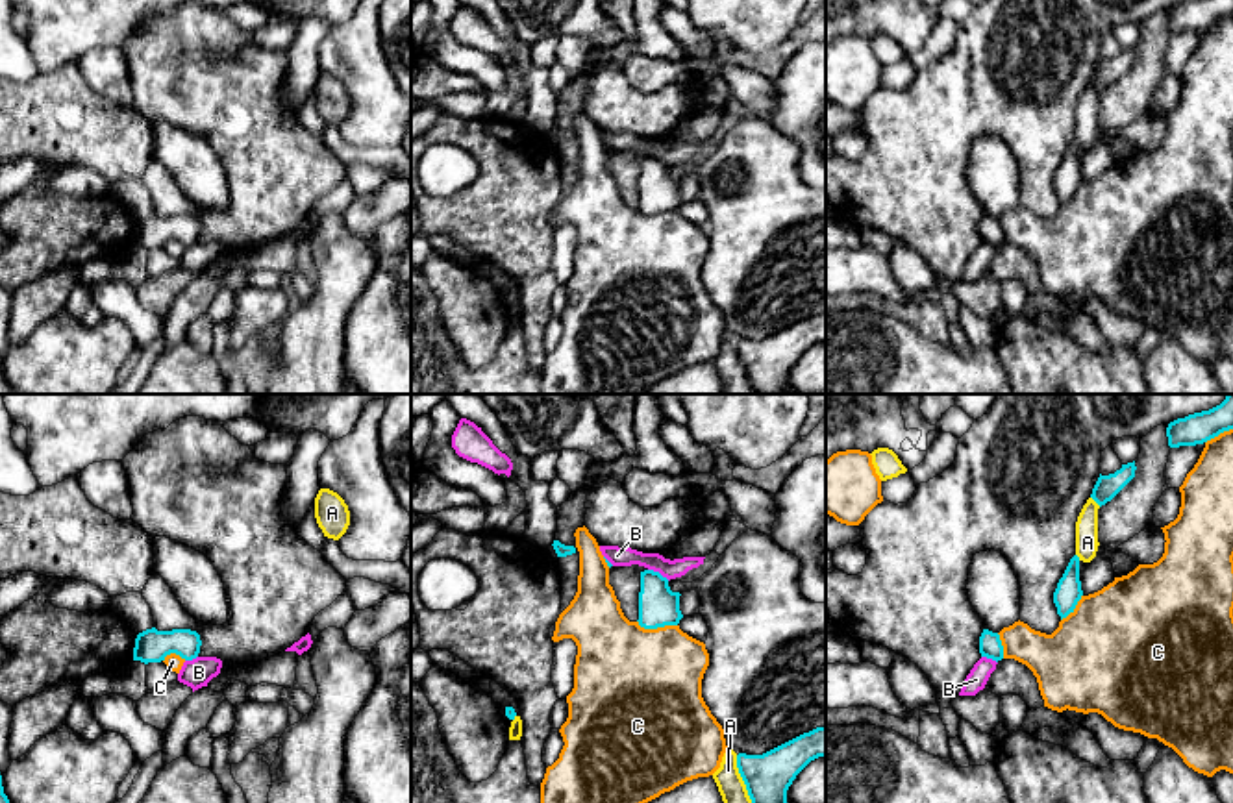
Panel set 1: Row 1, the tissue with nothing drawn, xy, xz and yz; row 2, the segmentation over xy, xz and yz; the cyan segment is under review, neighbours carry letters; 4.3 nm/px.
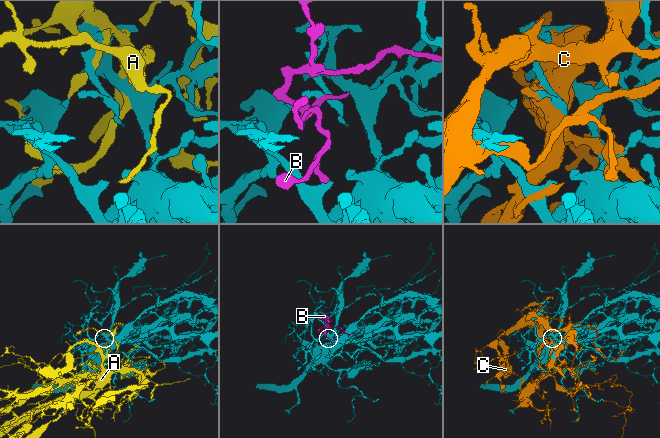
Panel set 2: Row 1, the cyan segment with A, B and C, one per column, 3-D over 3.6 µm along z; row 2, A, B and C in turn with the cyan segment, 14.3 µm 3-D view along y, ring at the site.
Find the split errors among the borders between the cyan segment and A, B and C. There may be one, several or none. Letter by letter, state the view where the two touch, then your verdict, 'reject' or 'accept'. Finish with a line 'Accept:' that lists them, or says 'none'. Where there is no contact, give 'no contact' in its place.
A: contact in xz; reject
B: contact in xz; reject
C: contact in xz; reject
Accept: none

